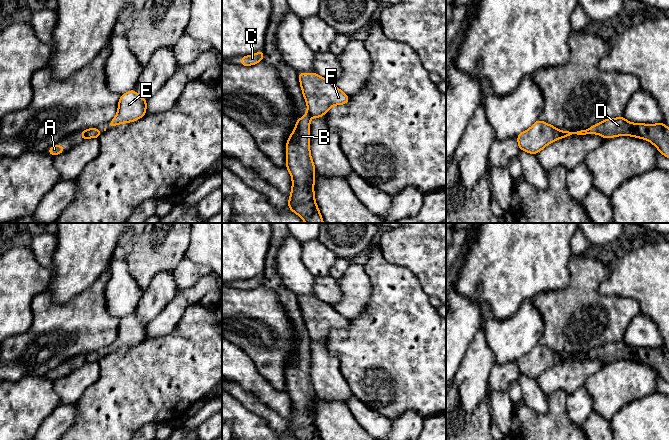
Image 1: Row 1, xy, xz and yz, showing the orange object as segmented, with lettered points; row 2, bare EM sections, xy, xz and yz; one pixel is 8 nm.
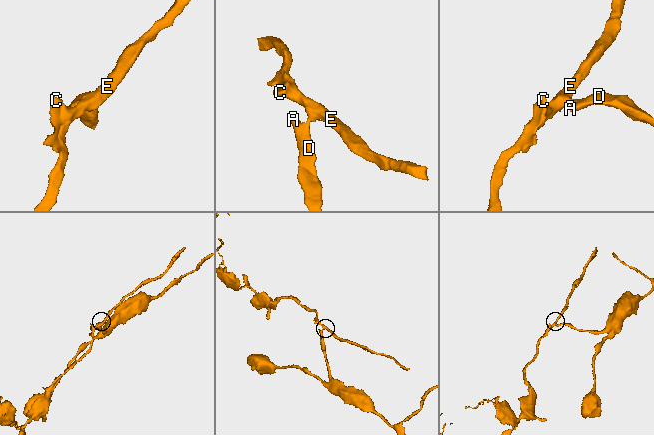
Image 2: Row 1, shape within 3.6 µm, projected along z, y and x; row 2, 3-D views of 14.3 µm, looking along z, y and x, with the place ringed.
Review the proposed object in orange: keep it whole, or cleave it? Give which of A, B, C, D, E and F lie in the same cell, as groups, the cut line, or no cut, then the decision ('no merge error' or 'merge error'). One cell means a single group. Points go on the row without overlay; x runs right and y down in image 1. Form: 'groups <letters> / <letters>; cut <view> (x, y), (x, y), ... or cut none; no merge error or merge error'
groups A B D / C E F; cut yz (560, 355), (558, 362); merge error

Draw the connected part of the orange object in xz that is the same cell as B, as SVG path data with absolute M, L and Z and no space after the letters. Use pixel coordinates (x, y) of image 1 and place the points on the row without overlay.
M309 335L305 340L297 342L296 350L286 366L286 392L292 402L291 418L288 421L288 432L299 440L321 440L315 426L314 407L315 390L310 377L310 344L312 340Z

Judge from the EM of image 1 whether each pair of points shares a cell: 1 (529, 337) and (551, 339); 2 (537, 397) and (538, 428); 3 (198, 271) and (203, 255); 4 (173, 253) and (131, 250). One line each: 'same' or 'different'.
1: different
2: different
3: different
4: same

